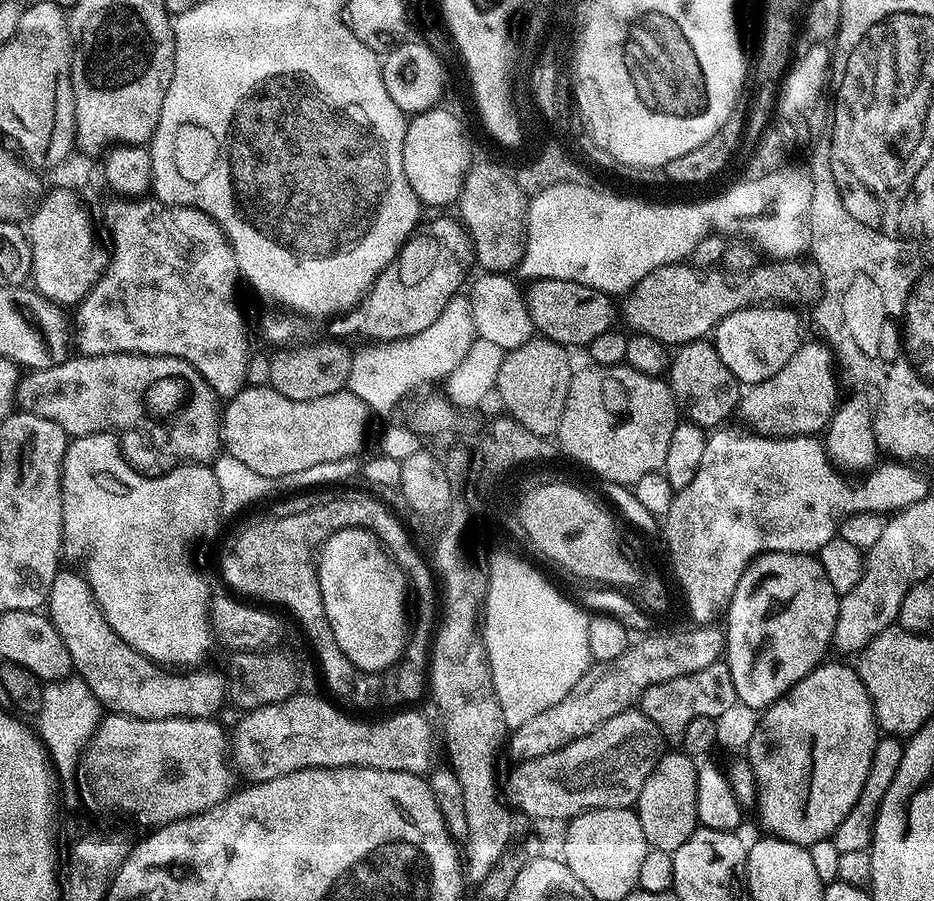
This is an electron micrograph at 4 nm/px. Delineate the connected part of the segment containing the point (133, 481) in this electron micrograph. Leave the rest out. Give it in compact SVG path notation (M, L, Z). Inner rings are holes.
M95 432L89 436L75 437L69 443L64 461L60 467L60 493L62 494L62 534L64 543L62 545L62 556L69 565L75 566L82 573L106 622L134 650L138 650L147 660L155 662L160 666L176 666L172 664L196 664L203 657L209 655L209 650L205 647L208 641L205 625L205 601L206 589L201 577L203 571L192 561L192 547L199 540L204 540L207 536L212 536L216 532L216 527L220 524L222 509L220 506L220 491L218 490L218 478L211 467L195 462L184 462L173 472L168 472L165 476L143 476L140 472L135 472L130 465L124 461L124 456L120 453L120 440L116 432Z

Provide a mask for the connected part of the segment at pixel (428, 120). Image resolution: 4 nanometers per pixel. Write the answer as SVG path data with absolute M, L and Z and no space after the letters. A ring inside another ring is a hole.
M444 106L427 108L425 112L417 112L408 120L406 138L402 146L402 166L410 182L414 194L419 197L421 205L440 208L443 204L455 205L460 198L460 191L469 168L474 163L472 148L468 145L468 136L464 133L464 124Z

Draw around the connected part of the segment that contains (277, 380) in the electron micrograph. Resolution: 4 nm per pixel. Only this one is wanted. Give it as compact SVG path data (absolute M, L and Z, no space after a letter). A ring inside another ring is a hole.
M304 342L299 346L288 346L283 350L277 351L272 356L272 365L270 366L270 386L278 390L286 398L294 402L310 402L314 398L326 398L326 394L343 392L348 387L350 378L352 353L340 342Z

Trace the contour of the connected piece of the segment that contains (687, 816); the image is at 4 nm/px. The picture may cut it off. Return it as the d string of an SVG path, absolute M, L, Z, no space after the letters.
M665 751L650 778L646 778L646 786L642 786L642 794L638 794L634 811L638 822L642 822L642 834L646 834L649 848L666 850L674 853L686 838L696 833L698 821L696 807L698 806L698 786L700 785L700 772L697 761L684 751Z

